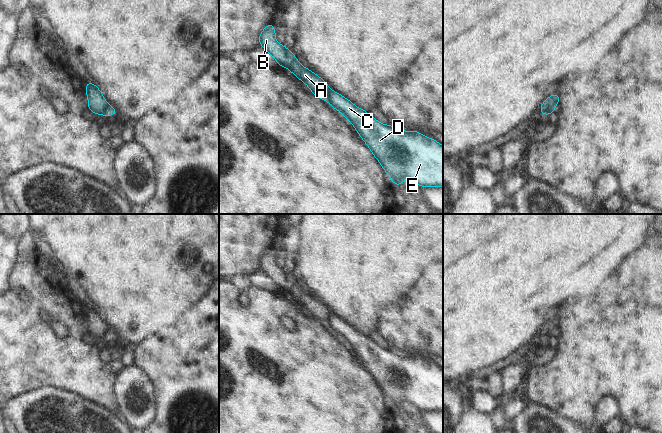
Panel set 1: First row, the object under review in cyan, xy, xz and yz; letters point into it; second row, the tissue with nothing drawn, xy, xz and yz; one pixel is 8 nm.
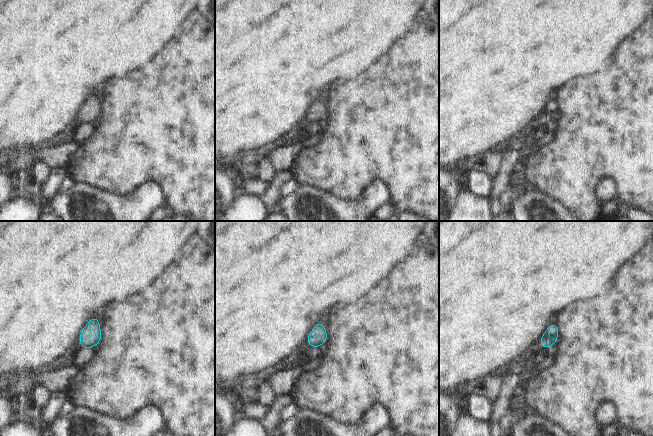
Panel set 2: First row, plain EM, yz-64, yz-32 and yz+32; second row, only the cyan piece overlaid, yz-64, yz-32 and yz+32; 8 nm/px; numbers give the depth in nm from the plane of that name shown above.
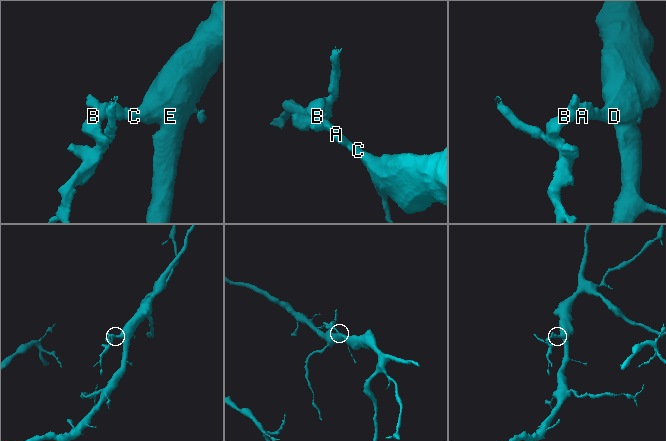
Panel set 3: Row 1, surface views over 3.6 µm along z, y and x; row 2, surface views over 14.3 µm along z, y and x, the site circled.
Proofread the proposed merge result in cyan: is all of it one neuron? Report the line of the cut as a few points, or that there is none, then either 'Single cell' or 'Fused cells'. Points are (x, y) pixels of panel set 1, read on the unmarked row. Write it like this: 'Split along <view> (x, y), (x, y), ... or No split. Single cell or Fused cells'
Split along yz (551, 320), (553, 330), (543, 337). Fused cells.

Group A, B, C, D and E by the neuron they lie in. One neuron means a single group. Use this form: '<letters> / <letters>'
A B / C D E

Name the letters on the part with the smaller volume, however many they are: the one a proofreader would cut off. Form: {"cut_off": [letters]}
{"cut_off": ["A", "B"]}

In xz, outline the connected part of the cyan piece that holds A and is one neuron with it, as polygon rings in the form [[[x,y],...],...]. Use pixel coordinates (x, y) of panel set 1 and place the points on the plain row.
[[[269,247],[259,259],[259,268],[270,277],[280,291],[289,293],[298,303],[303,305],[311,313],[313,319],[328,325],[330,315],[328,308],[310,293],[304,292],[287,271],[276,265],[275,259],[274,250]]]

